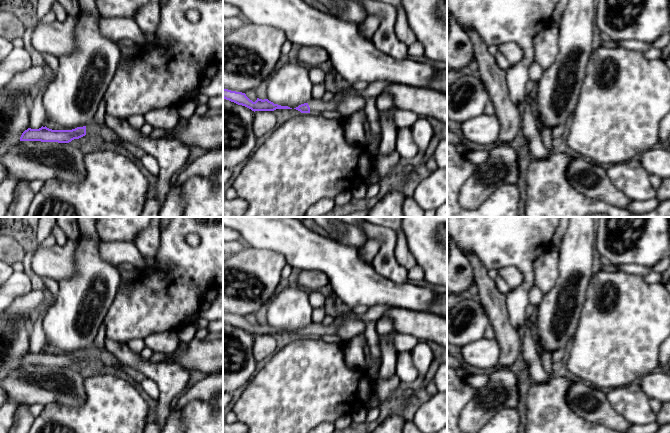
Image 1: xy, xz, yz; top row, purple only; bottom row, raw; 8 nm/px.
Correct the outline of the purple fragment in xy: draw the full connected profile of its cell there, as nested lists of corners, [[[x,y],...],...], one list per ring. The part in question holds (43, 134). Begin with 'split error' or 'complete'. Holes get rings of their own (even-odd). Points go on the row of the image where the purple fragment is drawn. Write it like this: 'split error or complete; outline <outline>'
split error; outline [[[91,123],[72,130],[52,130],[46,126],[42,126],[39,129],[28,128],[22,133],[20,141],[69,143],[72,140],[79,139],[85,135],[98,135],[109,142],[118,142],[120,138],[107,126],[100,127],[95,123]]]

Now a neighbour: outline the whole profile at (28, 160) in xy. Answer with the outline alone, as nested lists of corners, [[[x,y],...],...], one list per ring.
[[[20,141],[0,157],[0,163],[5,167],[8,176],[13,176],[18,180],[38,179],[46,182],[55,178],[80,183],[86,175],[84,154],[78,147],[70,143]]]

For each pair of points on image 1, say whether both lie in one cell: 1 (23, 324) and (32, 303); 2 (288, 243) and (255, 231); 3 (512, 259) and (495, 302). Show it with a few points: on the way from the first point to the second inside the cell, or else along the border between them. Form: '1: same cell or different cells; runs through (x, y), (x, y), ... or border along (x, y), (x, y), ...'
1: different cells; border along (29, 318), (10, 320)
2: same cell; runs through (280, 235), (276, 231), (263, 231)
3: different cells; border along (504, 294), (509, 317)

